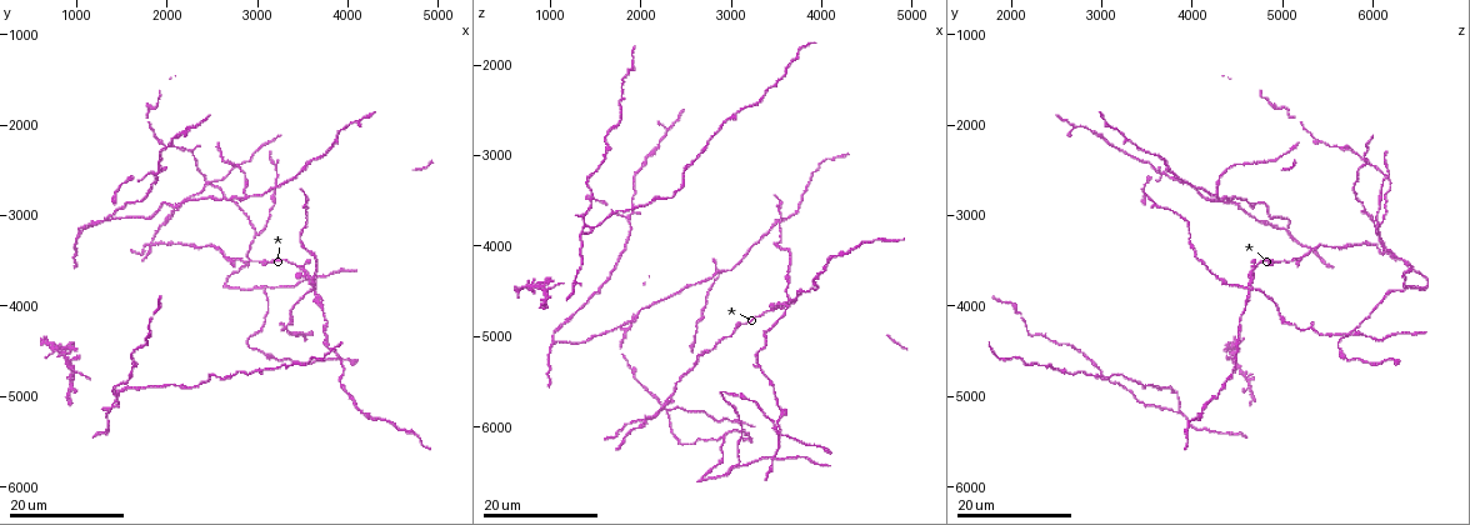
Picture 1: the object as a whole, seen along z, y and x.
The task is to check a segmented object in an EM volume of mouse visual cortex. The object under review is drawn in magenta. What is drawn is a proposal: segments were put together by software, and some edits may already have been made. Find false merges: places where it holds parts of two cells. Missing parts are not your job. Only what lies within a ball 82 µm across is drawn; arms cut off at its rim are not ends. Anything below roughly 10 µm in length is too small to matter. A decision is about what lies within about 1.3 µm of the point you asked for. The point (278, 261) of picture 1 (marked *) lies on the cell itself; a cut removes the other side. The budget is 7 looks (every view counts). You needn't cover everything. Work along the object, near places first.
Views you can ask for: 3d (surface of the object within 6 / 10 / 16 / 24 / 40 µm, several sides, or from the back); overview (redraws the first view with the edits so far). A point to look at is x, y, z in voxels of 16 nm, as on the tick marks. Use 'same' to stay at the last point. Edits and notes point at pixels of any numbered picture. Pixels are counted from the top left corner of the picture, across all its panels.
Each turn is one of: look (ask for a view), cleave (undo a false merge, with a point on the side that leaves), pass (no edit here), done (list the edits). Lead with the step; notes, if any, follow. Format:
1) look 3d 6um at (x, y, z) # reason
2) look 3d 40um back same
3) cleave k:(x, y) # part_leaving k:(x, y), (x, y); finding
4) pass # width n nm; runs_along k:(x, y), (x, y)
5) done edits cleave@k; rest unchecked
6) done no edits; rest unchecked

look 3d 16um at (2850, 2750, 4300) # four or more arms meet

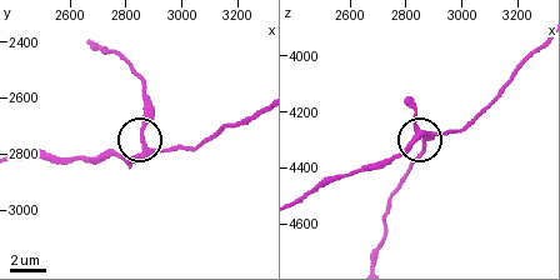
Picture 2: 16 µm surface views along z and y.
look 3d 6um at (2860, 2790, 4270)

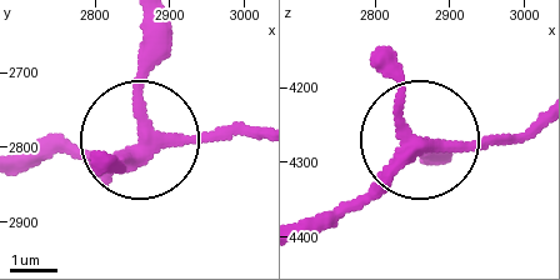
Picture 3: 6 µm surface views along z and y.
pass # width 300 nm; one cell here

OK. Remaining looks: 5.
look 3d 24um at (1900, 2500, 3700) # four arms meet

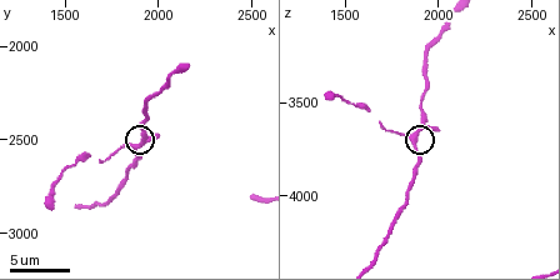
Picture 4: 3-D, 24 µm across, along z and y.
look 3d 6um at (1880, 2540, 3660)

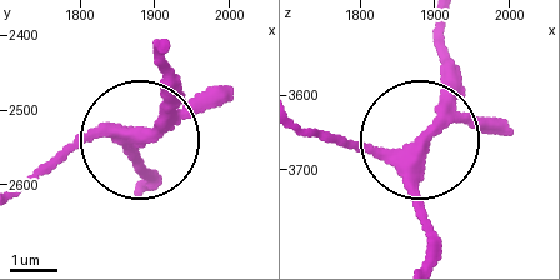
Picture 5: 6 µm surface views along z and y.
pass # arms 4; runs_along 5:(145, 191), (134, 144), (110, 133), (74, 140), (26, 180); one cell here

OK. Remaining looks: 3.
look 3d 16um at (1350, 5150, 3850) # side arm on a straight run

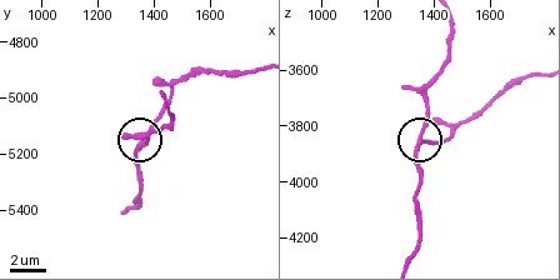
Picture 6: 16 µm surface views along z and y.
look 3d 6um at (1360, 5170, 3830)

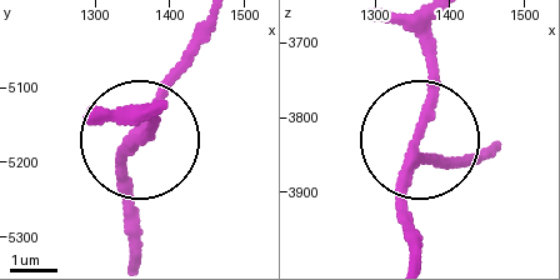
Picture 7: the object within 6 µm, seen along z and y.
pass # continuous, no second cell

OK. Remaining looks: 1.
done no edits; rest unchecked

